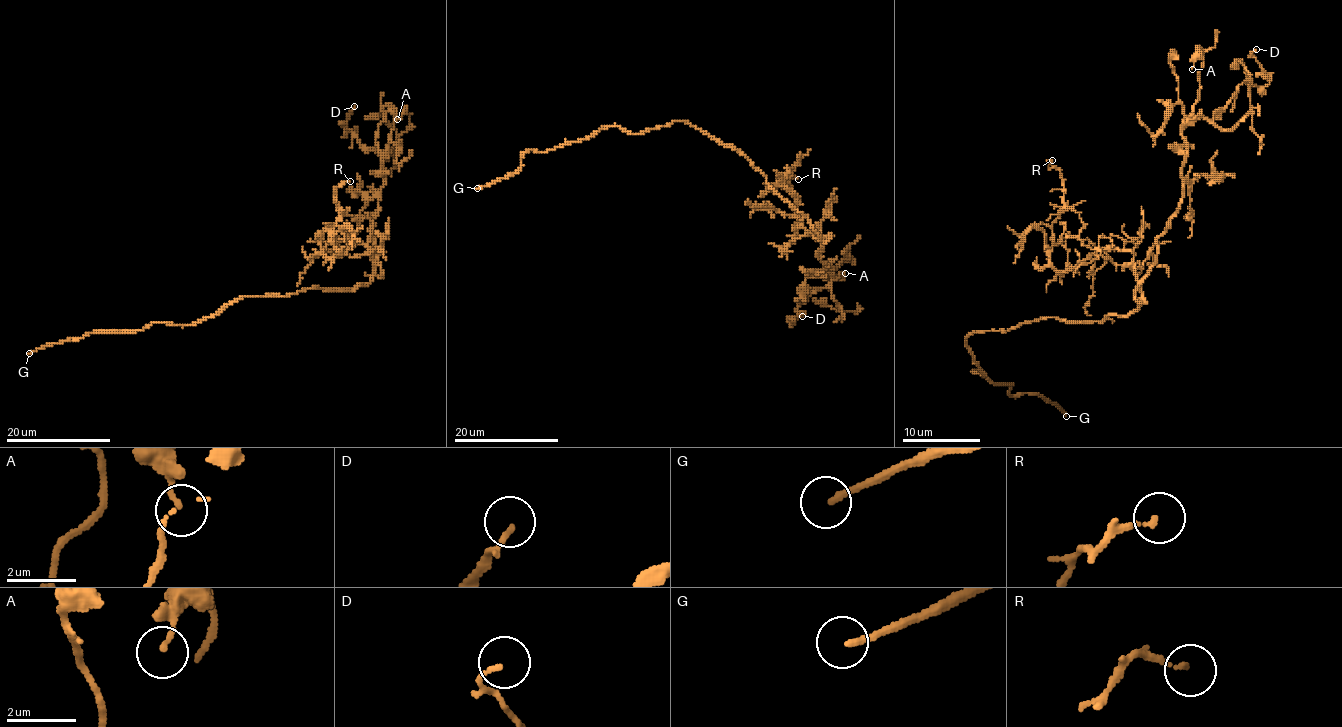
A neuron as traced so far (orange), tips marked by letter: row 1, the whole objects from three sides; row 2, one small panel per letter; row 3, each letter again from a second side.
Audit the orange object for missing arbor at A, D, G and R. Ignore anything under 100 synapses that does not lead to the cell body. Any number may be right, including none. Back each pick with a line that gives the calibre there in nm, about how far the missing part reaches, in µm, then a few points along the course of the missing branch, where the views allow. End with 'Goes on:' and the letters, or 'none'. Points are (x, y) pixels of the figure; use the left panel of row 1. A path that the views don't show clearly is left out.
G: Thickness 180 nm. Missing length about 6 µm. Course of what is missing: (29, 353), (17, 369)
Goes on: G

